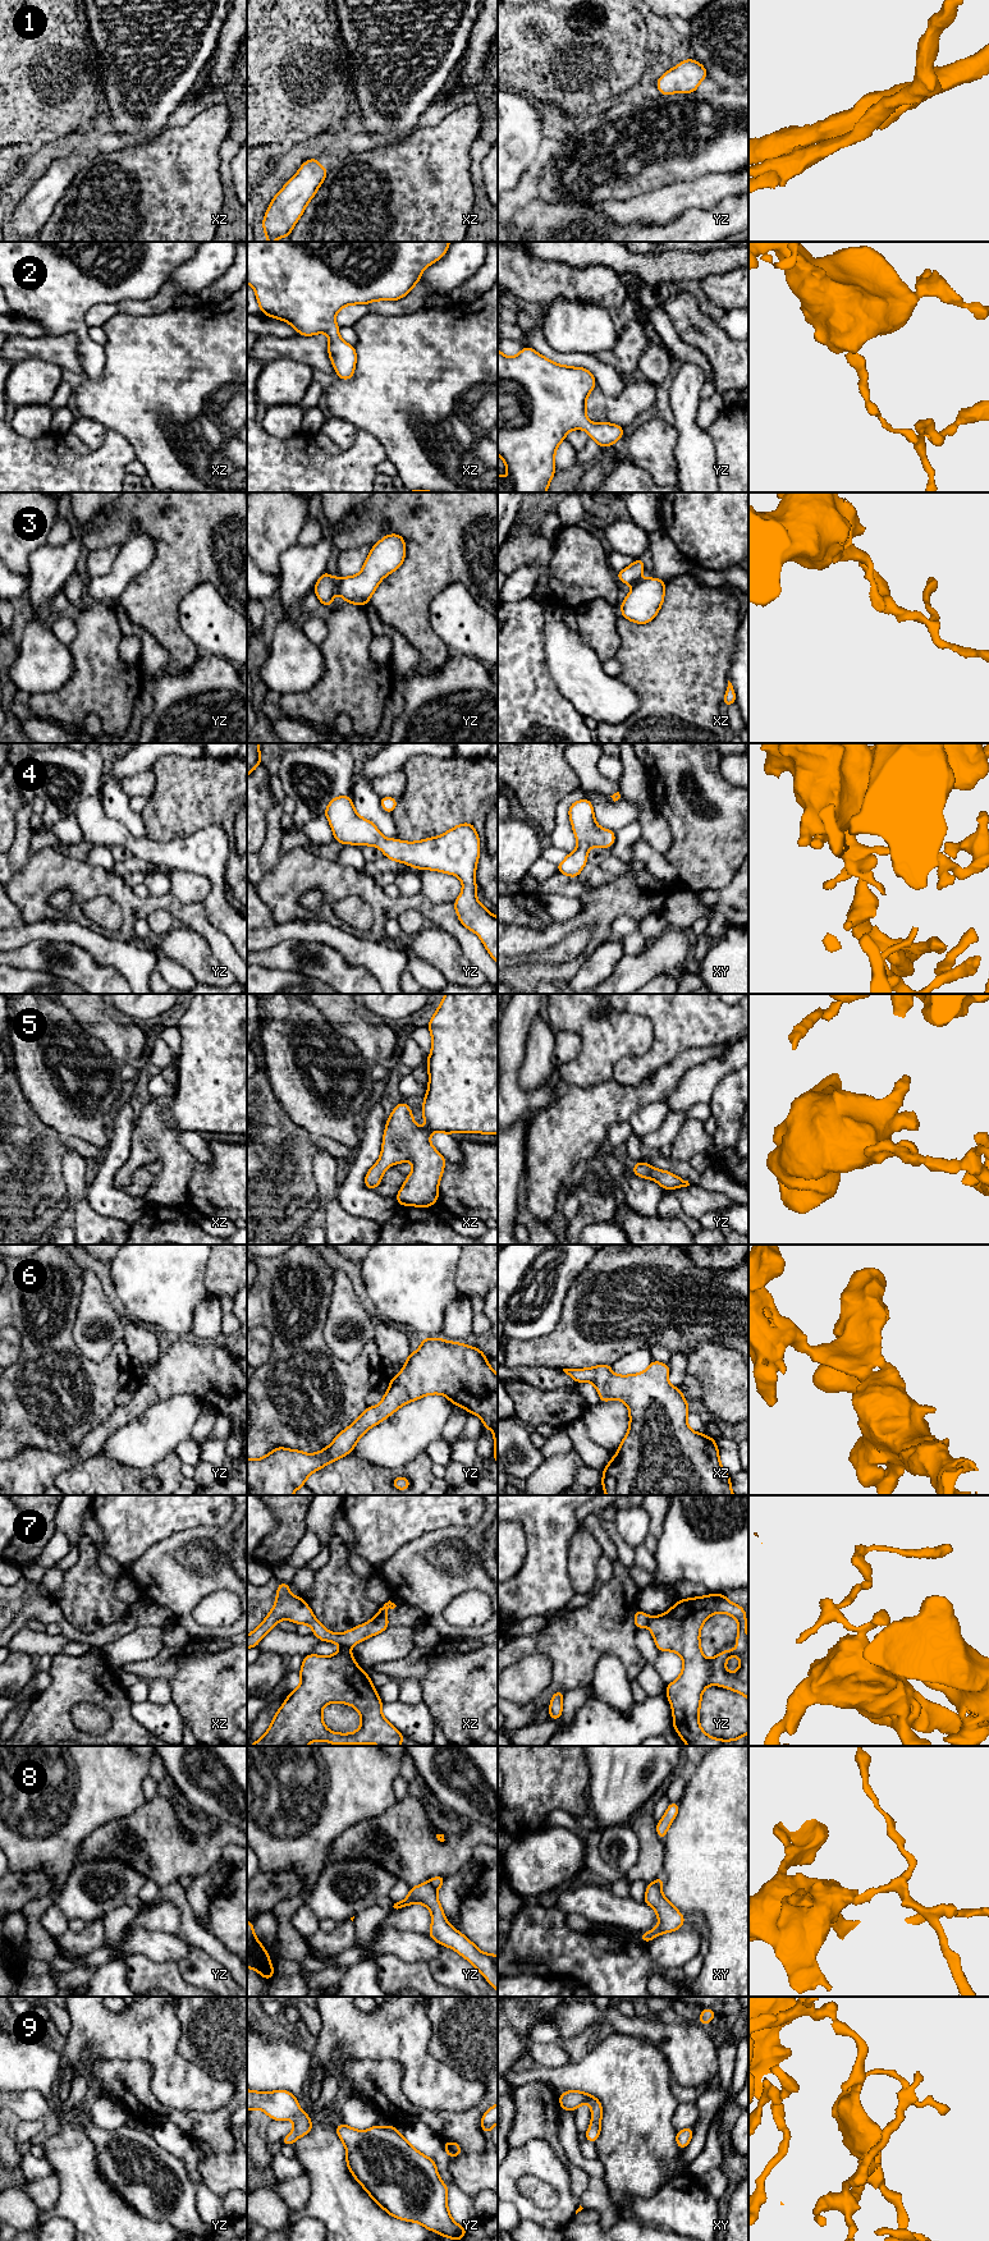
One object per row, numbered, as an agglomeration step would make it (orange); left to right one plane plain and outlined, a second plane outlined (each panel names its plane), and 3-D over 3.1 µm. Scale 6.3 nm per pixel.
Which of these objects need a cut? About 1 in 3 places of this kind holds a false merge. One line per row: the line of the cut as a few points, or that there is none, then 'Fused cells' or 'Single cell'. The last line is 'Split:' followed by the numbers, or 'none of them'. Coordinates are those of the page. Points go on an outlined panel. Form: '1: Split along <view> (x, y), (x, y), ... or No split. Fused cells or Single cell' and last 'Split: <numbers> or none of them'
1: No split. Single cell
2: No split. Single cell
3: Split along yz (339, 578), (335, 591). Fused cells
4: No split. Single cell
5: No split. Single cell
6: No split. Single cell
7: Split along yz (650, 1618), (648, 1625). Fused cells
8: Split along yz (427, 1882), (436, 1891). Fused cells
9: No split. Single cell
Split: 3, 7, 8

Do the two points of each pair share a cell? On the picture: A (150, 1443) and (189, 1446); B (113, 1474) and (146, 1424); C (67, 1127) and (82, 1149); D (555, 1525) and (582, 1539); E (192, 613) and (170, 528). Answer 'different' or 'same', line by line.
A: different
B: different
C: different
D: different
E: different

